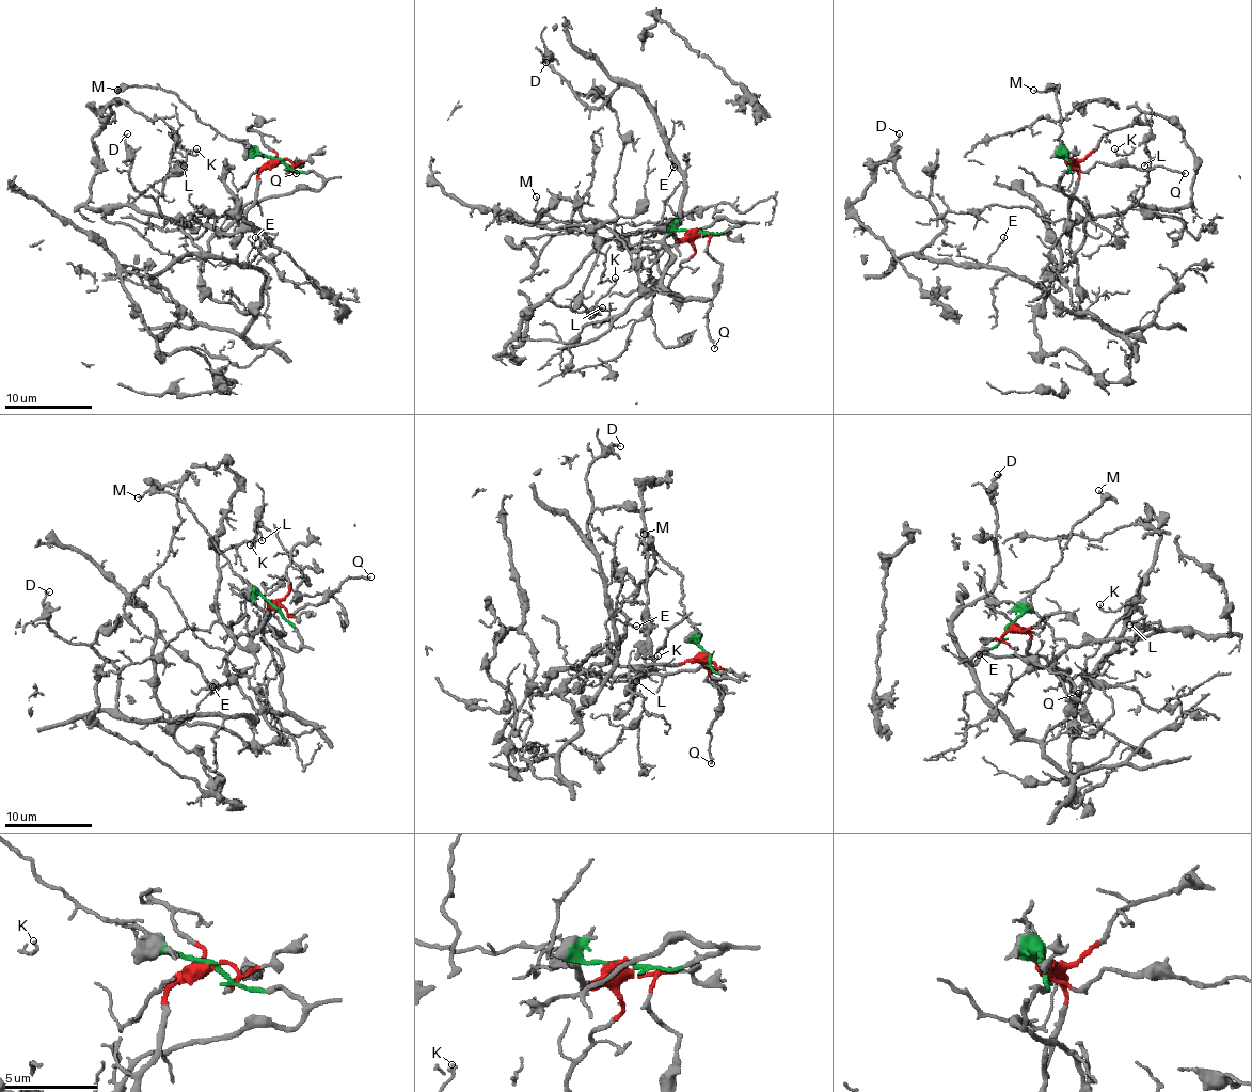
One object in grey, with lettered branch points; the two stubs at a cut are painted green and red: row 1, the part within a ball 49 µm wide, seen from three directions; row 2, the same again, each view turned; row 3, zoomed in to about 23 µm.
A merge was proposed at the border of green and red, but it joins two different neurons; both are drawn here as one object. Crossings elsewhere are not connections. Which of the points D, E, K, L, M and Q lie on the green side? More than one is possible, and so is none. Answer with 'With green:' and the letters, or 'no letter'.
With green: D, E, M

